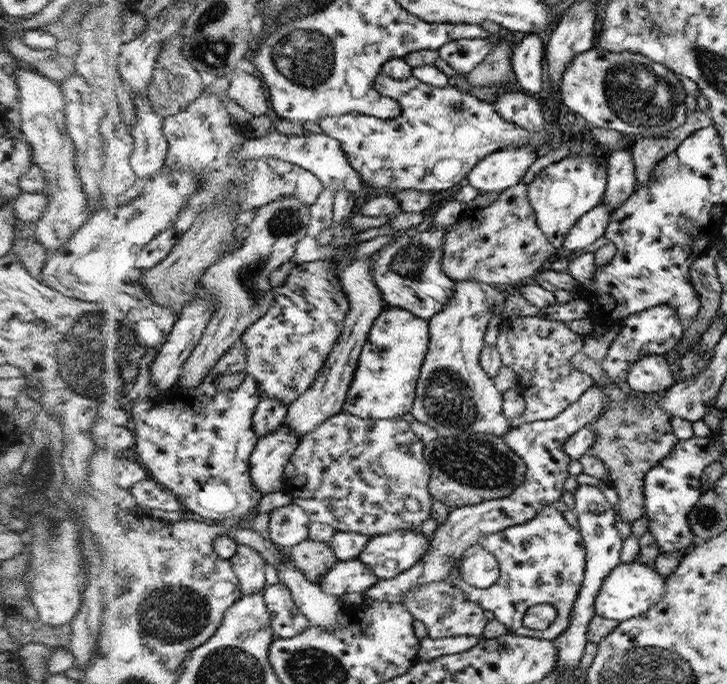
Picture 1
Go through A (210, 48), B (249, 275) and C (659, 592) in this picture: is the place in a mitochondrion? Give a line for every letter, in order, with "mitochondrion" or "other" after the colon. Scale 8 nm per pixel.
A: mitochondrion
B: mitochondrion
C: other

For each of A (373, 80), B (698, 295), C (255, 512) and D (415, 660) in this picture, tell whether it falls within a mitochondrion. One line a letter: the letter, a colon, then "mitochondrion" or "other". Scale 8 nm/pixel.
A: other
B: other
C: other
D: other

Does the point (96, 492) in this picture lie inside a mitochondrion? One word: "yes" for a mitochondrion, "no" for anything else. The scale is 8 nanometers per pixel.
no

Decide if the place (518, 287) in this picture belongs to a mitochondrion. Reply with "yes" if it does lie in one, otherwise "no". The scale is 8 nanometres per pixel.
no

